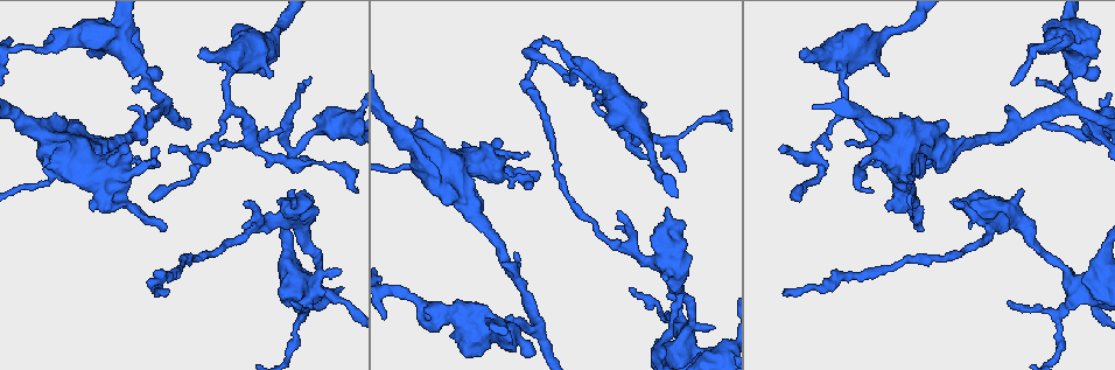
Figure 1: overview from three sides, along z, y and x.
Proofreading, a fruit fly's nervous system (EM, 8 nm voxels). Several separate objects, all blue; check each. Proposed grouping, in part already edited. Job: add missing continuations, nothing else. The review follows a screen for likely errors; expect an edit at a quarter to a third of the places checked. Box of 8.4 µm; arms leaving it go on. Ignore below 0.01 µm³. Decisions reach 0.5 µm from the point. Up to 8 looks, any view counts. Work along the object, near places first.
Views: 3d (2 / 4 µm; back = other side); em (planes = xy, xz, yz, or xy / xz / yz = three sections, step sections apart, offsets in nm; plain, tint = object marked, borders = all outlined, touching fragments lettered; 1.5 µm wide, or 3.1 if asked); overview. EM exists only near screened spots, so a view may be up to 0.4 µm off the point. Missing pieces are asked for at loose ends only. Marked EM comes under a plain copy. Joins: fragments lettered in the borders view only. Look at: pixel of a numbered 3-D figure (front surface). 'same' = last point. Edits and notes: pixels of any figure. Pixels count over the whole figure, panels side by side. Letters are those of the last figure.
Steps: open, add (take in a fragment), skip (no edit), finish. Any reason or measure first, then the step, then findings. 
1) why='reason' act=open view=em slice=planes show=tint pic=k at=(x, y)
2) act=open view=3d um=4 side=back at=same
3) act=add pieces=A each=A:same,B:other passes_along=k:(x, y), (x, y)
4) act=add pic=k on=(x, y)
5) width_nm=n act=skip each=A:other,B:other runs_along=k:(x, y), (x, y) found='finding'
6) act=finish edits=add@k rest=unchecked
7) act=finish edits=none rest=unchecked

why='an open end' act=open view=em slice=planes show=tint pic=1 at=(293, 301)

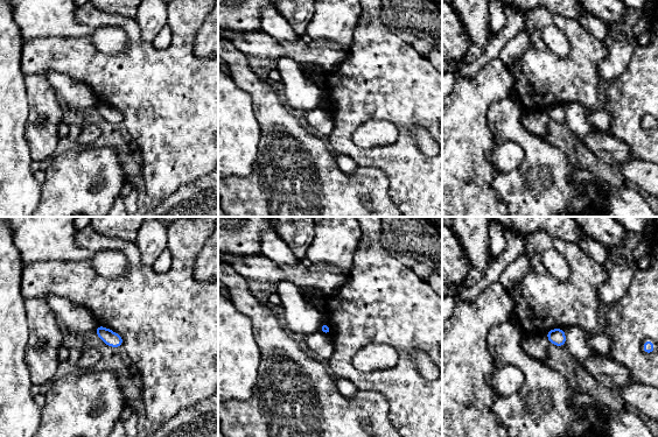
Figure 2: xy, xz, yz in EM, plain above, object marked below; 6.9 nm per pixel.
act=open view=em slice=planes show=borders at=same

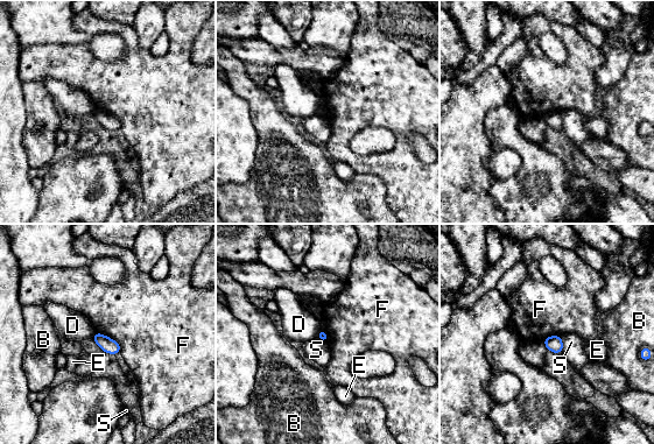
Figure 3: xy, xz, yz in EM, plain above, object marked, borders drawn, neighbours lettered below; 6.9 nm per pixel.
act=skip each=B:other,D:other,E:other,F:other,S:other border=3:(95, 331), (112, 338), (121, 350) found='none of them fits'

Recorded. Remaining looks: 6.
why='an open end' act=open view=em slice=planes show=borders pic=1 at=(645, 104)

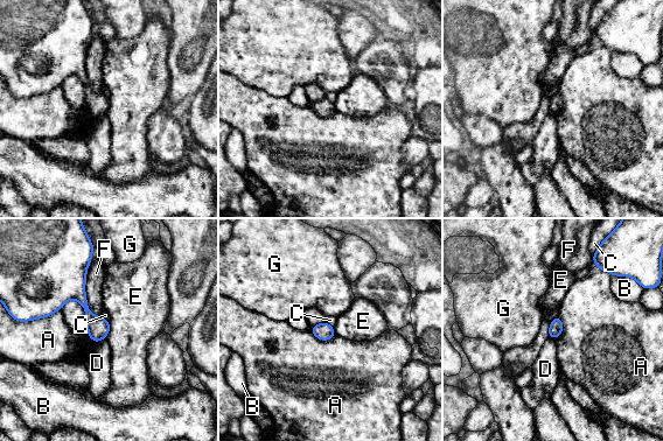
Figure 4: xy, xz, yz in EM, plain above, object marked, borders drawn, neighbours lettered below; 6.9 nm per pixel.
act=skip each=A:other,B:other,C:other,D:other,E:other,F:other,G:other found='none of them fits'

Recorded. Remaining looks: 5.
why='free end' act=open view=3d um=4 pic=1 at=(199, 55)

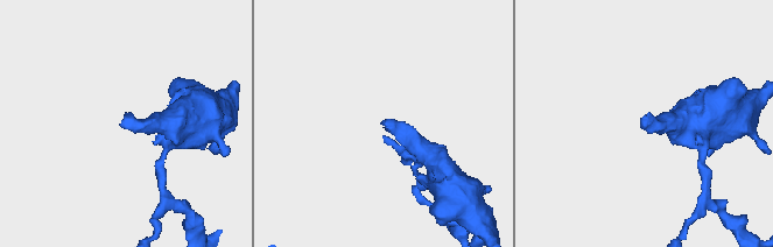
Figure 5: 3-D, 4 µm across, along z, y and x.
why='need the tissue' act=open view=em slice=xz step=8 show=borders pic=5 at=(384, 120)

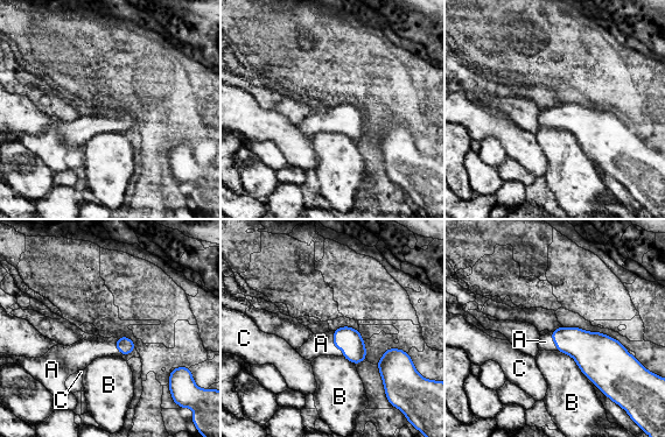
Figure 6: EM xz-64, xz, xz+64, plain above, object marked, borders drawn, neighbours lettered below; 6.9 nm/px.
act=open view=em slice=planes show=borders at=same

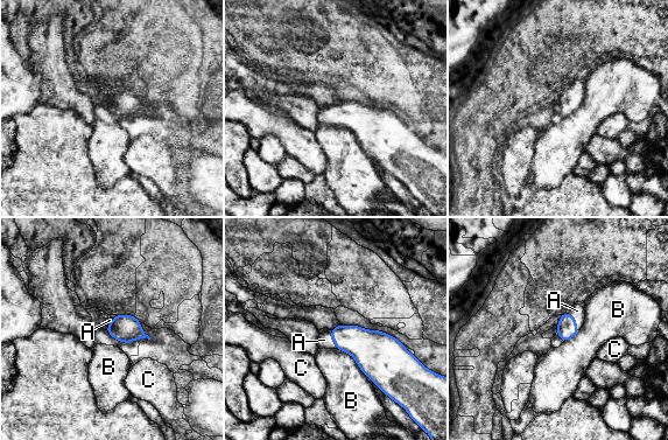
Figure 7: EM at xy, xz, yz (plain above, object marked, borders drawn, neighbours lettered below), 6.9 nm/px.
act=add pieces=A each=A:same,B:other,C:other passes_along=7:(567, 328), (574, 320), (577, 311) found='it goes on there'

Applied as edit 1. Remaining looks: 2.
act=finish edits=add@7 rest=unchecked

